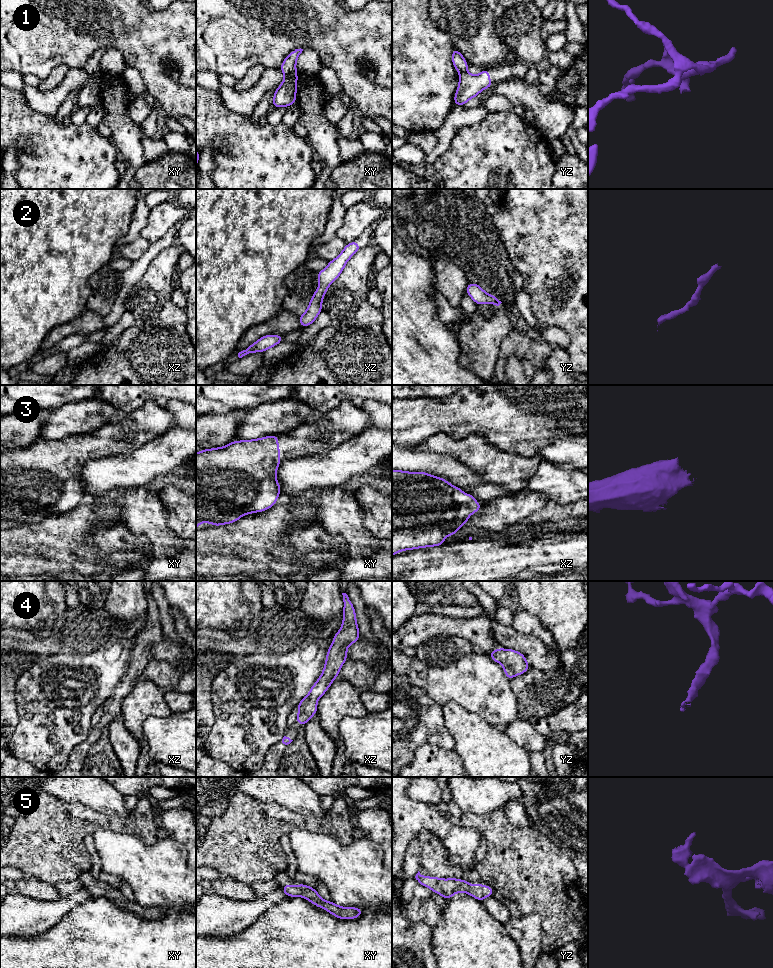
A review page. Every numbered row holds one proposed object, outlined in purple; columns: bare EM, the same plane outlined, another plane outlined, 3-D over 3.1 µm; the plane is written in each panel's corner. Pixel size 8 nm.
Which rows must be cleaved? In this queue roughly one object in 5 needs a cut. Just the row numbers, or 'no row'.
1

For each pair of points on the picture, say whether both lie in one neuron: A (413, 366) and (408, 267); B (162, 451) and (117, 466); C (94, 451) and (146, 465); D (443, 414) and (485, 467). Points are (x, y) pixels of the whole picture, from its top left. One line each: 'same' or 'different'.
A: same
B: same
C: different
D: different

